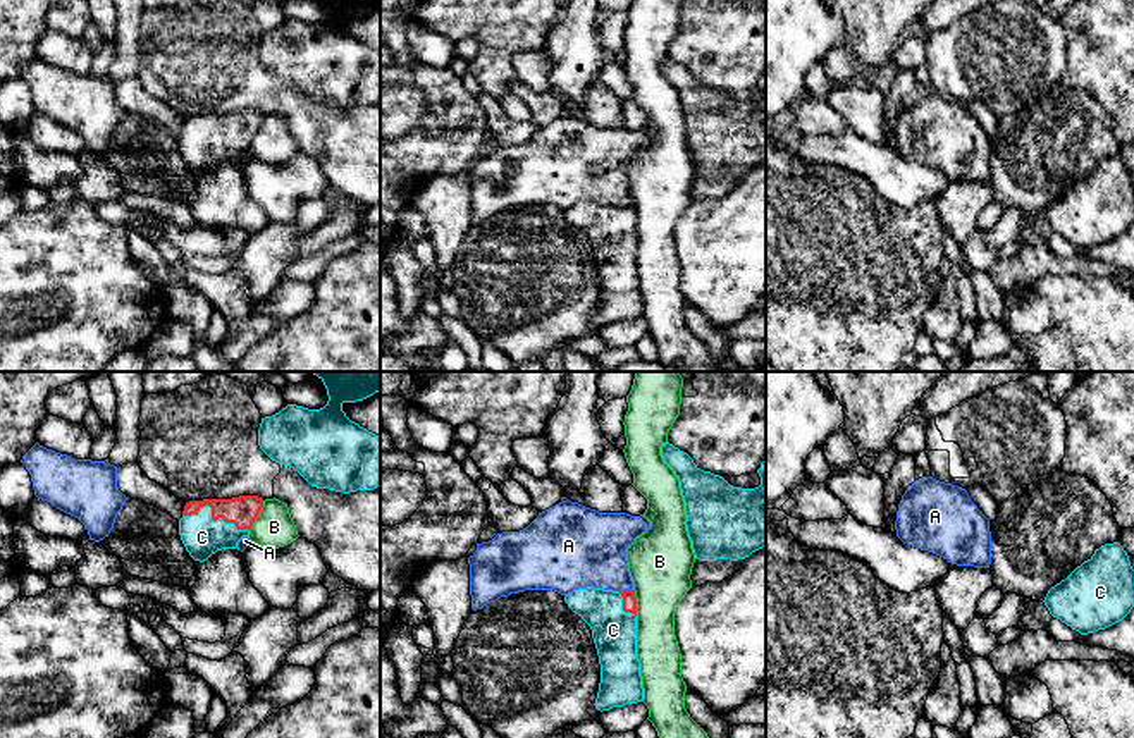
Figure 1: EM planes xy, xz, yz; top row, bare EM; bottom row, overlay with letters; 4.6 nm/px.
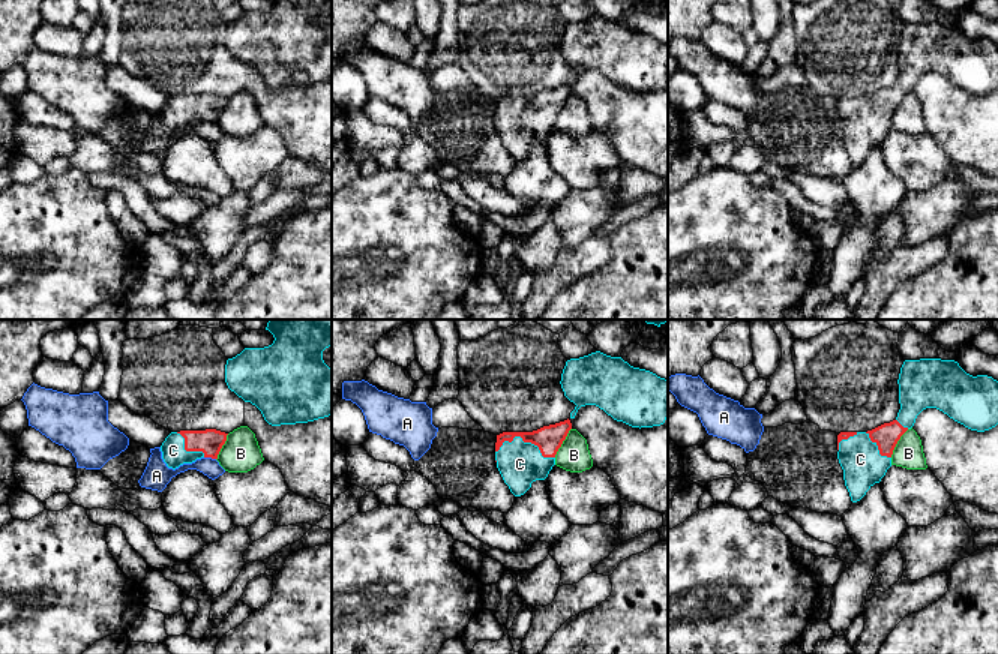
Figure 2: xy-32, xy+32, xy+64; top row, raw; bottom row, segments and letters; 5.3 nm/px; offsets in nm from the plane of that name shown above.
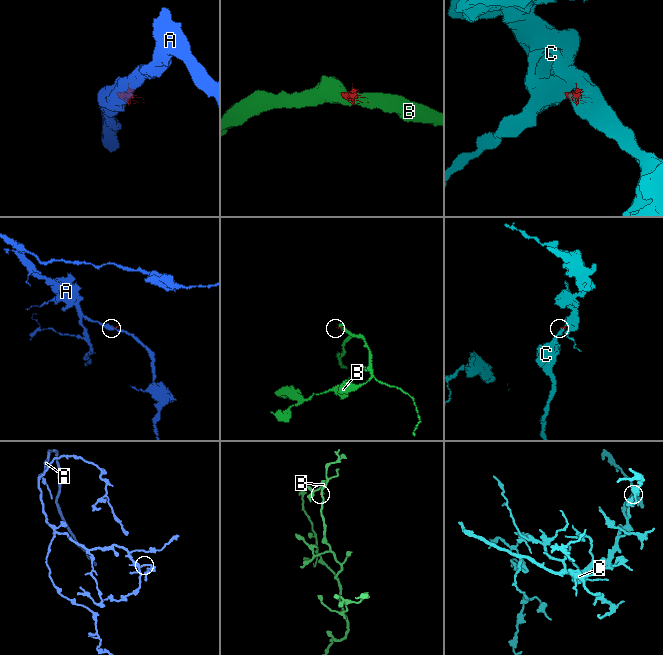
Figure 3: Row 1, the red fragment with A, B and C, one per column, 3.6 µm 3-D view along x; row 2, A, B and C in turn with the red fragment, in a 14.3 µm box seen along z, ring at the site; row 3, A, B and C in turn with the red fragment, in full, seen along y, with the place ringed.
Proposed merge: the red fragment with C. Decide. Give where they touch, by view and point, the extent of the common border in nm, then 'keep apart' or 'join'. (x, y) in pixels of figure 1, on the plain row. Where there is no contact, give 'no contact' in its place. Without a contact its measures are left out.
meets red in xy at (212, 133); contact 320 nm long; join

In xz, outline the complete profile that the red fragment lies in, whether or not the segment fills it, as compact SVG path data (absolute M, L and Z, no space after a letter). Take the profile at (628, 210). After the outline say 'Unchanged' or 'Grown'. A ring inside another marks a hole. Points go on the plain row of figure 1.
M587 201L568 208L564 217L592 244L601 279L595 323L602 327L642 317L635 205L613 206Z. Grown

